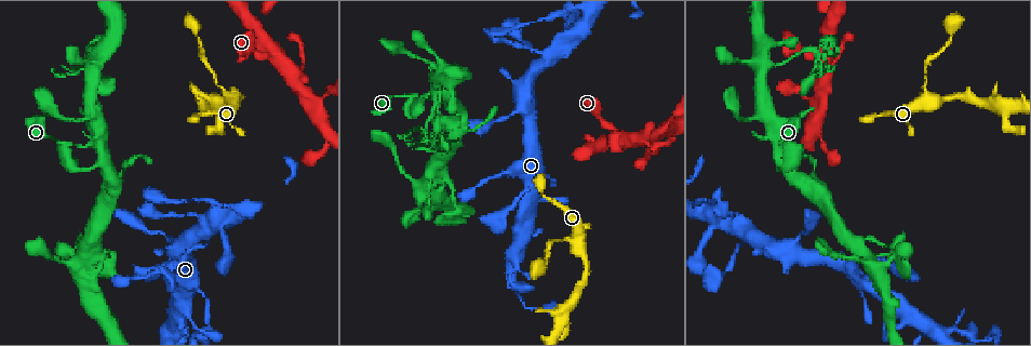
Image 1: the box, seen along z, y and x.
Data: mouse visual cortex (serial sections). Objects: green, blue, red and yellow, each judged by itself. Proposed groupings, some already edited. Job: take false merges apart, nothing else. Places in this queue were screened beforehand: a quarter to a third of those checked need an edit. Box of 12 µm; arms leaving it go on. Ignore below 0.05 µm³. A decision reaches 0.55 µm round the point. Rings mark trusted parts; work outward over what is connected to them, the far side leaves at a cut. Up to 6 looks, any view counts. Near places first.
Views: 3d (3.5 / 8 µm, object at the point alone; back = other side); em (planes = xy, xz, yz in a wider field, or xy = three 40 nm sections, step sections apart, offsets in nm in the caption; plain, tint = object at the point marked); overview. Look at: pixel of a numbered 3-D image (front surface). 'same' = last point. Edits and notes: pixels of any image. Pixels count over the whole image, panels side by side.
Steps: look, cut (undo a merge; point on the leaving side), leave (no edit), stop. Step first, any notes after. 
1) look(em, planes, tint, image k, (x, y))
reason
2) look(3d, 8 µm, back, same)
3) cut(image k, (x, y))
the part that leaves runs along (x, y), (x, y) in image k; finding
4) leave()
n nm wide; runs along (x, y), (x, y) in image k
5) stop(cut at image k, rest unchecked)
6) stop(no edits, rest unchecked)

look(3d, 3.5 µm, image 1, (69, 148))
sudden change in width

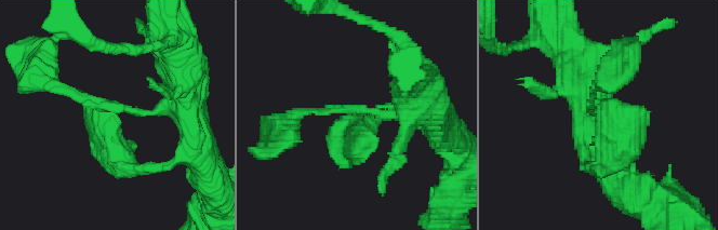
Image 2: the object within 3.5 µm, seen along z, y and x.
look(em, xy, step 3, tint, image 2, (353, 118))
shape alone is not enough

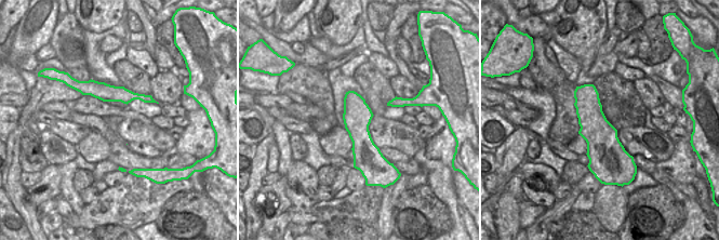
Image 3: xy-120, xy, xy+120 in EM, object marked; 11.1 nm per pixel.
leave()
runs along (60, 84), (112, 104), (112, 150), (135, 167) in image 2; all the same cell

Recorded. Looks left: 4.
look(3d, 3.5 µm, back, image 1, (435, 129))
a narrow waist

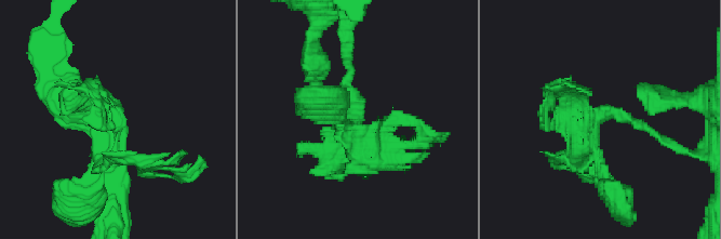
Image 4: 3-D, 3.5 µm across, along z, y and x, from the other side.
look(em, xy, step 2, tint, image 4, (110, 118))
need the tissue

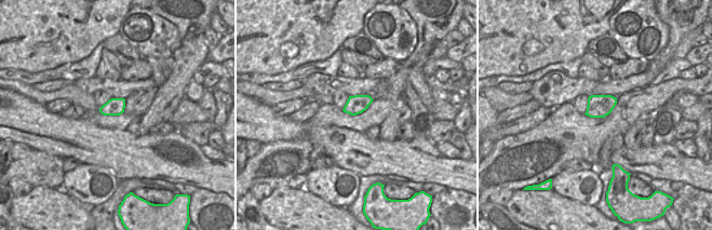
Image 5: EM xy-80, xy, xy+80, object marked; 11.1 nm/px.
look(em, xy, step 1, tint, same)

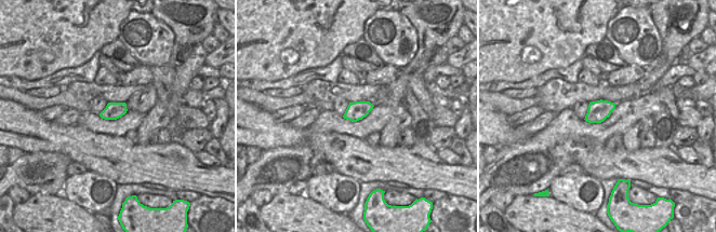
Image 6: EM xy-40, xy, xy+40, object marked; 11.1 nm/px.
cut(image 4, (102, 94))
the part that leaves runs along (587, 106), (571, 85), (546, 85) in image 4; two cells meet here

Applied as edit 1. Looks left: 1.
stop(cut at image 4, rest unchecked)

